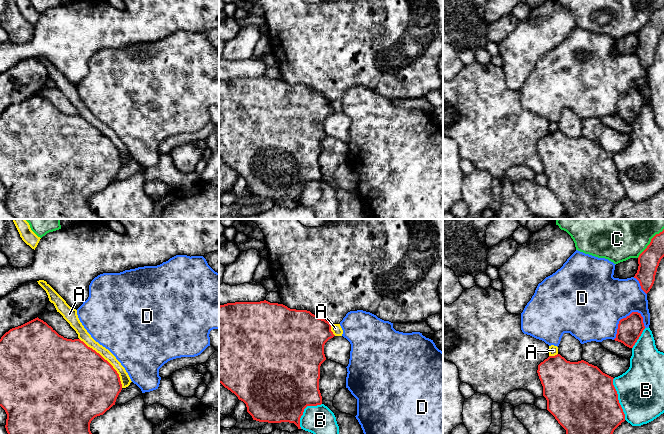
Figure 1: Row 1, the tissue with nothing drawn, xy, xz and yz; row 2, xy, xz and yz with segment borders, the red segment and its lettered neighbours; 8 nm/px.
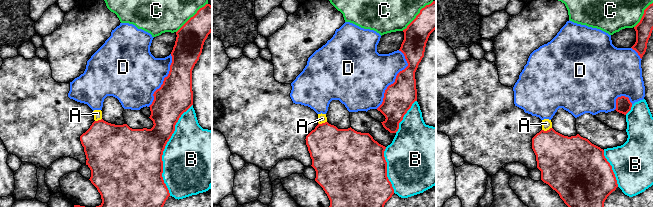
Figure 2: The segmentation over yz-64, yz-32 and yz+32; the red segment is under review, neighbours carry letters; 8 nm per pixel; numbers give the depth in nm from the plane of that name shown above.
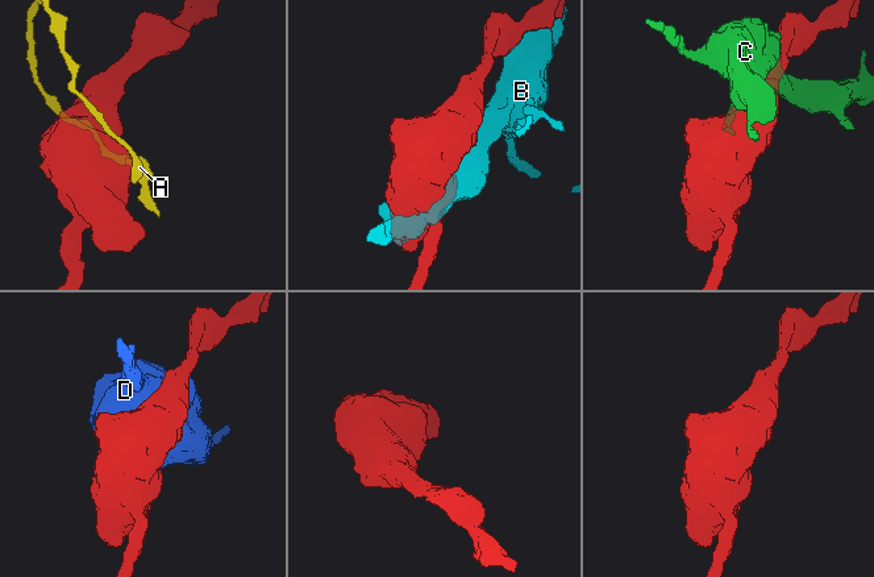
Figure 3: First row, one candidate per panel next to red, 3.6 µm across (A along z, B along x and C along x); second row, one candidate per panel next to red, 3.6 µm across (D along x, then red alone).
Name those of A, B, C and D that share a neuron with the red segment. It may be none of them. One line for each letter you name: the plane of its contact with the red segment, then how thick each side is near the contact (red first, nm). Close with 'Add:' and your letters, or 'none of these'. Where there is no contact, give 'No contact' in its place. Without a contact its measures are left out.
Add: none of these

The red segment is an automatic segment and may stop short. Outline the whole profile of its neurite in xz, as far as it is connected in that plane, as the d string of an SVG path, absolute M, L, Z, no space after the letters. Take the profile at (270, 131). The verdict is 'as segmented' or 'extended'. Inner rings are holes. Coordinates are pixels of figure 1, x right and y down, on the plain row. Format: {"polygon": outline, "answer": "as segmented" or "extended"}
{"polygon": "M235 78L219 82L219 159L246 180L253 196L268 199L294 199L298 205L307 182L322 180L319 166L320 142L326 136L325 119L335 111L331 99L307 86L290 85L283 80Z", "answer": "as segmented"}

